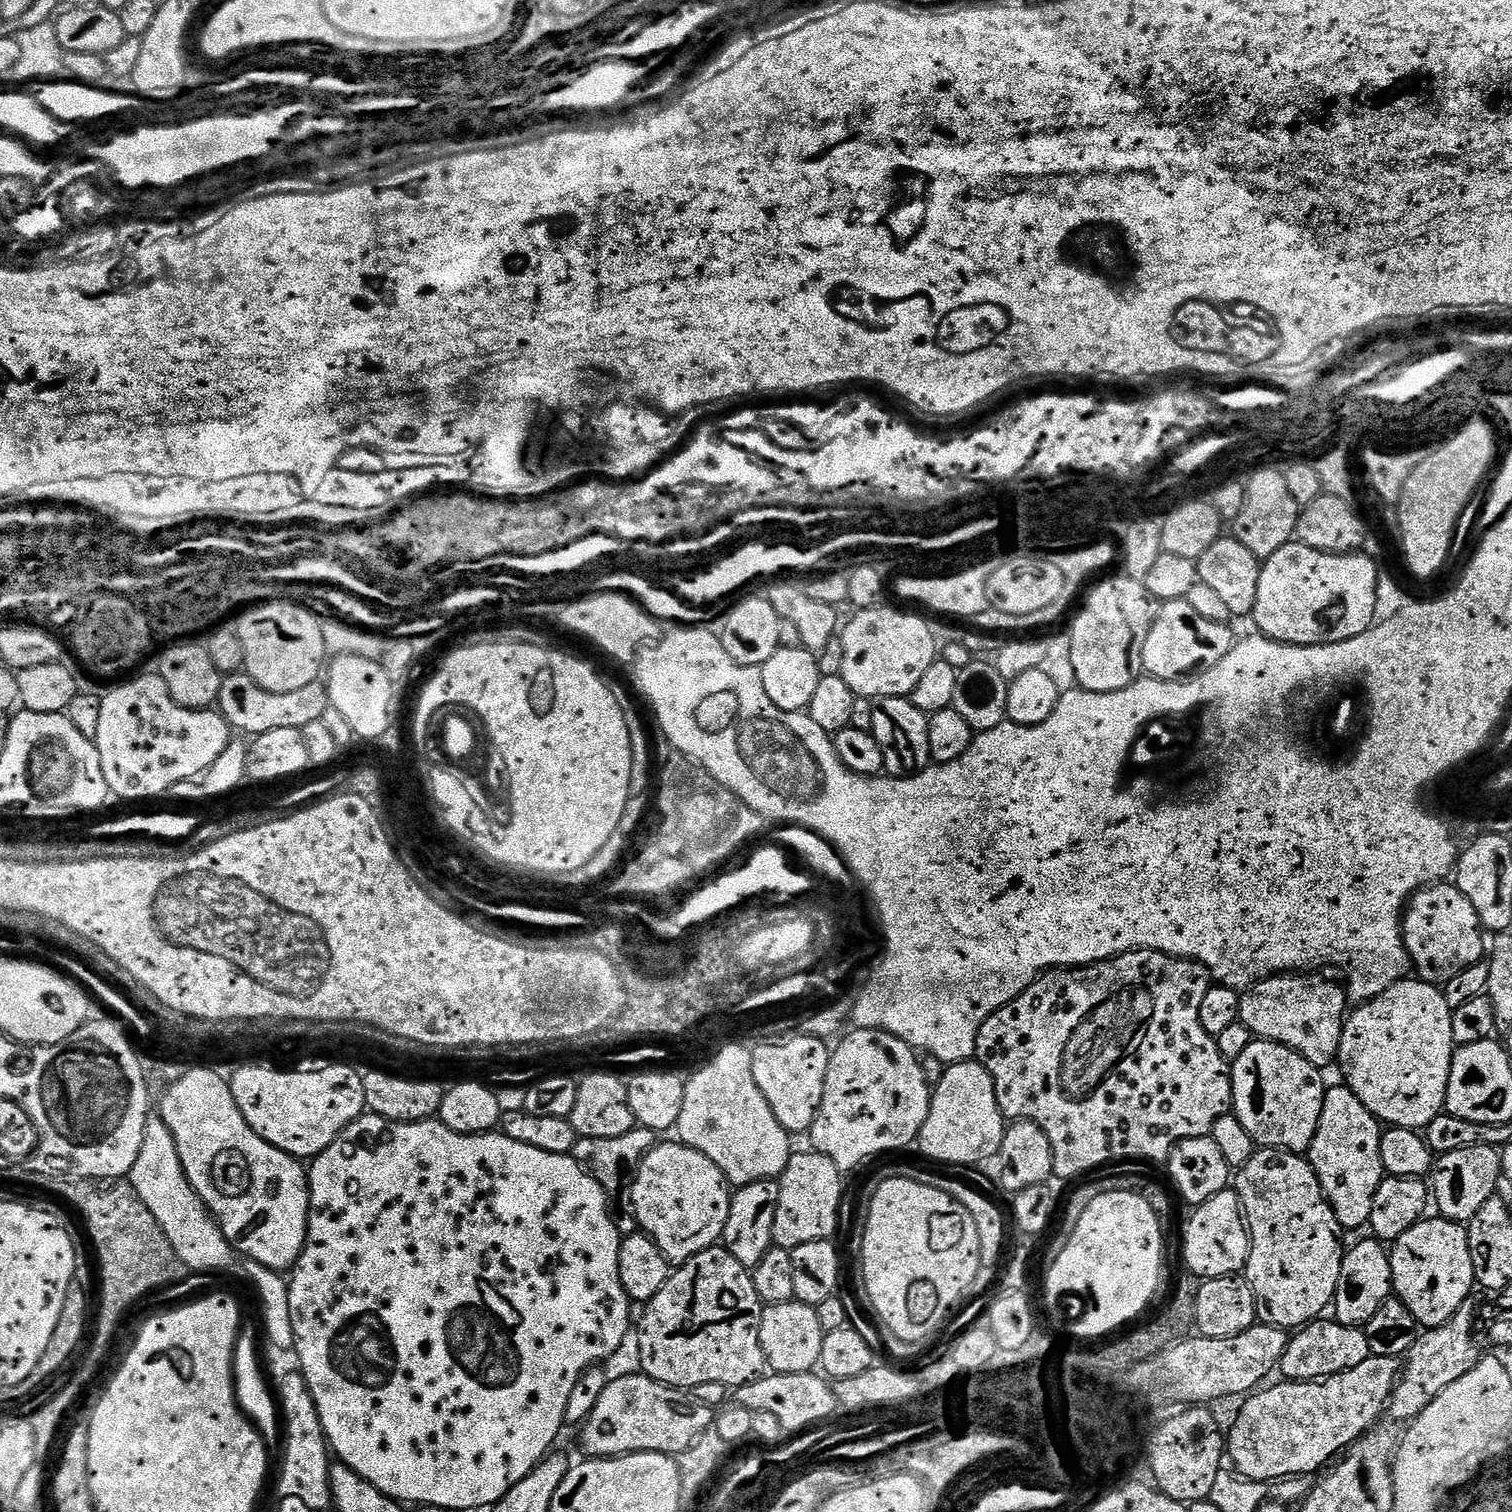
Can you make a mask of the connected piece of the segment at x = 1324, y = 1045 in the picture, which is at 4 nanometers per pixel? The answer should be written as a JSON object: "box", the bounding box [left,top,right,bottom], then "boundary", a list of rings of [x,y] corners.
{"box":[1239,974,1350,1069],"boundary":[[[1281,974],[1267,976],[1247,989],[1240,998],[1239,1023],[1249,1028],[1257,1040],[1278,1042],[1306,1058],[1315,1068],[1327,1069],[1327,1064],[1335,1065],[1340,1055],[1342,1030],[1346,1013],[1350,1008],[1350,1001],[1345,985],[1336,980],[1327,980],[1324,974]]]}

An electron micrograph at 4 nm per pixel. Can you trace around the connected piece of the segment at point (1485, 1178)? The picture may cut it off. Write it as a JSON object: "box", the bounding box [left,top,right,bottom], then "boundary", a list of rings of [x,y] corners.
{"box":[1430,1146,1502,1225],"boundary":[[[1470,1146],[1462,1150],[1445,1152],[1435,1161],[1434,1167],[1430,1173],[1430,1196],[1434,1201],[1434,1208],[1441,1217],[1447,1220],[1453,1220],[1458,1224],[1467,1225],[1468,1221],[1490,1202],[1492,1196],[1497,1195],[1496,1187],[1502,1184],[1502,1173],[1500,1171],[1500,1152],[1490,1146]]]}

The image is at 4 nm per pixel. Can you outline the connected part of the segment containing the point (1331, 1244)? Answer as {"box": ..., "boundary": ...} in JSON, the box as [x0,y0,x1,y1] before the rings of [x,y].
{"box":[1234,1148,1346,1330],"boundary":[[[1260,1148],[1250,1162],[1243,1164],[1235,1173],[1234,1191],[1240,1196],[1244,1218],[1248,1221],[1248,1237],[1252,1239],[1246,1279],[1254,1290],[1257,1321],[1285,1330],[1299,1330],[1321,1319],[1336,1299],[1346,1244],[1340,1241],[1340,1223],[1338,1218],[1334,1218],[1334,1210],[1325,1198],[1311,1164],[1295,1152],[1286,1152],[1282,1148]]]}

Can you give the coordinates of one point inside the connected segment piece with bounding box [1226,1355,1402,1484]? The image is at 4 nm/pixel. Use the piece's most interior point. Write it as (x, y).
(1288, 1431)

